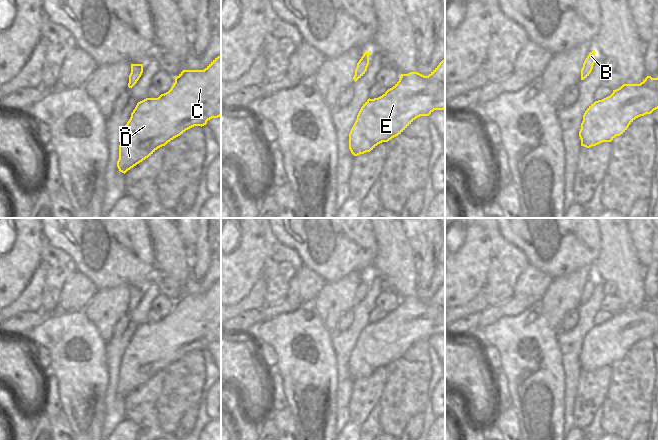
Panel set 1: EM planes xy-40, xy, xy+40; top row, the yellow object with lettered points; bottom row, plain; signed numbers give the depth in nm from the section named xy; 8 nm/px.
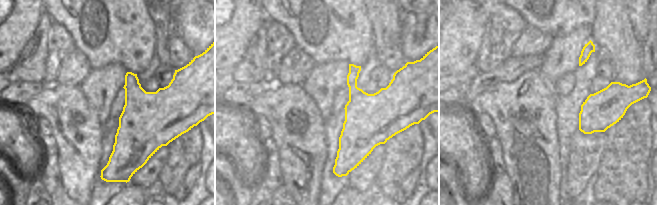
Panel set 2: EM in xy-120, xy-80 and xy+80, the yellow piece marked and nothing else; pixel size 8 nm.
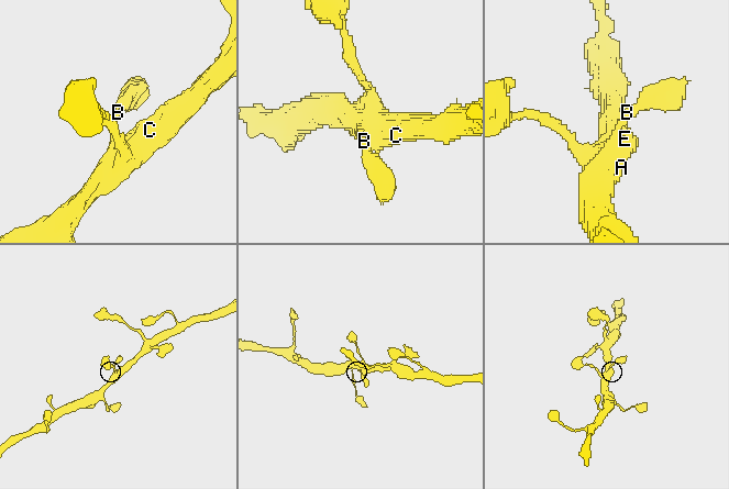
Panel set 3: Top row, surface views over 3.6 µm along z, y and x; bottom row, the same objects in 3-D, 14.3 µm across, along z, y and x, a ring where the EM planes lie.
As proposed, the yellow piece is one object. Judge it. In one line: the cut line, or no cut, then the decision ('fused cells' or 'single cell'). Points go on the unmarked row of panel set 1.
no cut | single cell

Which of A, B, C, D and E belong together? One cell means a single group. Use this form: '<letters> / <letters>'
A B C D E

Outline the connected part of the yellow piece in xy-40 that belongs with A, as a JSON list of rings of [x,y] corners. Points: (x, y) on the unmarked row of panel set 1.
[[[221,280],[215,282],[204,294],[183,294],[171,313],[158,322],[146,322],[137,327],[121,361],[117,391],[120,396],[128,394],[151,380],[158,372],[194,350],[204,350],[212,342],[221,340]]]

